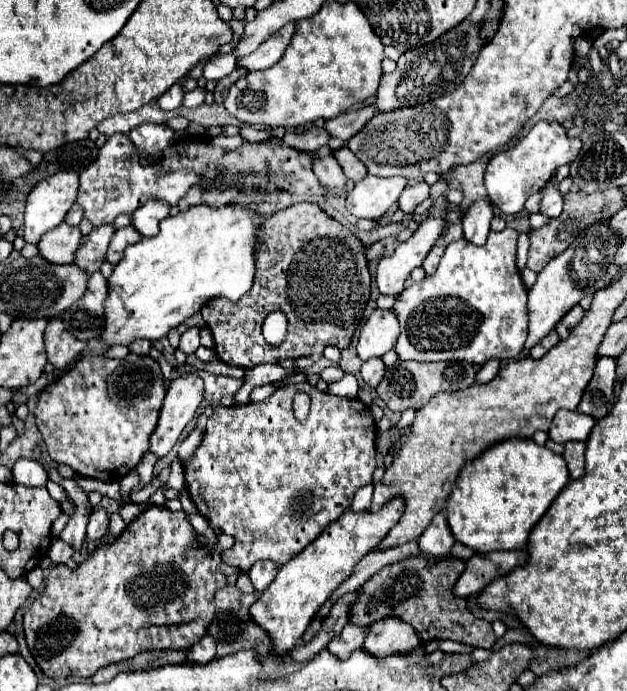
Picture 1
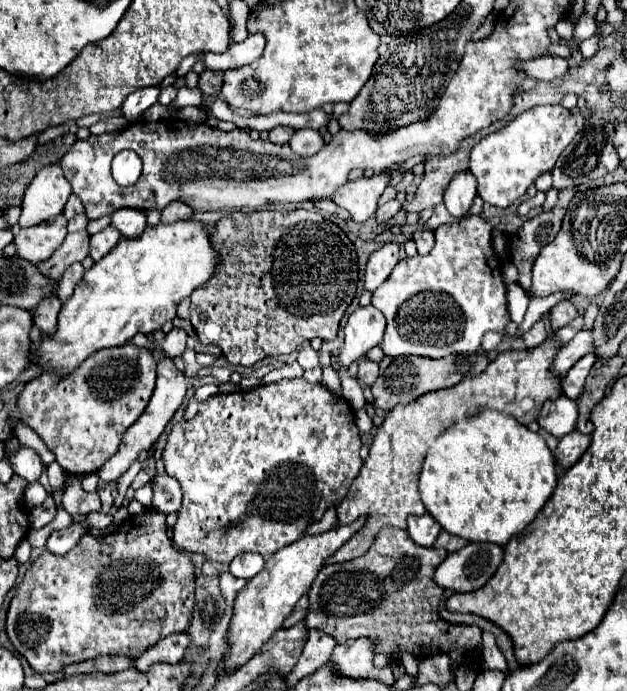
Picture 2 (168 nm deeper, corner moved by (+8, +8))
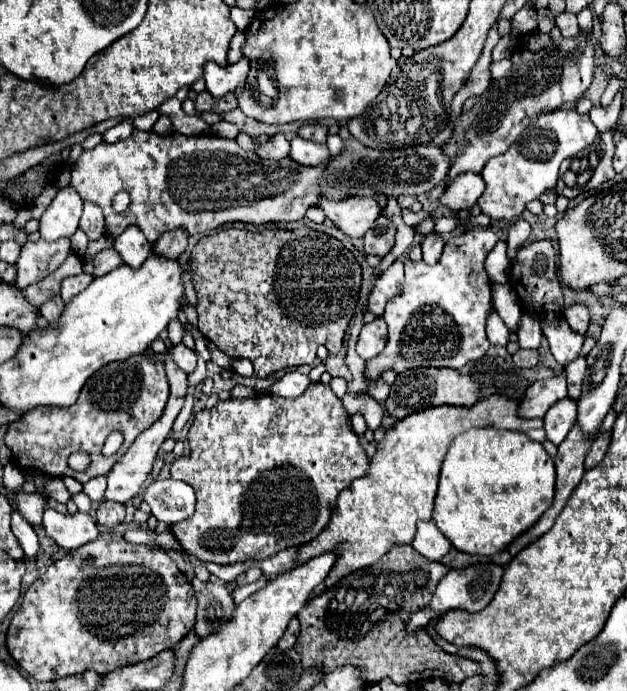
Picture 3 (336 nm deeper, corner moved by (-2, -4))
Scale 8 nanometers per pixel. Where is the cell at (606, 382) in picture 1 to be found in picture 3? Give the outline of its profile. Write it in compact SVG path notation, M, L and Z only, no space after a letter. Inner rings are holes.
M579 356L575 362L565 366L567 370L567 382L569 382L569 398L579 400L581 396L581 386L583 386L583 376L587 374L587 364L585 358Z

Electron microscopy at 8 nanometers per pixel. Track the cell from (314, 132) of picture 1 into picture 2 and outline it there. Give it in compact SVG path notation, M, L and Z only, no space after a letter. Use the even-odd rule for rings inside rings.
M277 126L277 128L273 128L271 132L269 132L269 140L273 142L273 144L287 144L287 140L289 140L289 136L293 136L293 128L285 128L285 126Z

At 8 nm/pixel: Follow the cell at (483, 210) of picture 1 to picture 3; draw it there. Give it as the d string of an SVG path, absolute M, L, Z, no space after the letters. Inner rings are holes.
M465 172L453 180L451 186L445 188L443 196L439 198L441 204L445 204L453 212L471 210L471 206L477 204L479 196L485 192L485 182L475 172Z

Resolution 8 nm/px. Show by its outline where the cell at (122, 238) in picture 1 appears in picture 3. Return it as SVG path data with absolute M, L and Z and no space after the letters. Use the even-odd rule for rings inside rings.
M105 248L95 256L93 264L95 264L95 274L93 276L103 276L103 274L115 270L117 266L121 266L123 260L121 260L119 252L115 252L115 248Z

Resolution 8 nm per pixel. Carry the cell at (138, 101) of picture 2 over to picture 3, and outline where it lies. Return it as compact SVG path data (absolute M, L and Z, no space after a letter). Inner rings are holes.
M127 118L127 120L119 122L115 128L107 130L107 132L103 134L103 138L105 138L105 142L117 142L117 140L125 140L131 132L135 132L135 126L133 126L133 122Z

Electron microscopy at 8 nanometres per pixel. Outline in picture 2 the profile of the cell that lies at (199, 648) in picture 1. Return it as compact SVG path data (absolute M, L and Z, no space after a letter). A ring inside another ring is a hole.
M169 634L167 638L159 640L151 648L147 648L141 656L133 658L131 666L139 672L147 672L151 664L163 662L163 664L177 664L183 658L183 652L189 644L189 638L185 634Z

